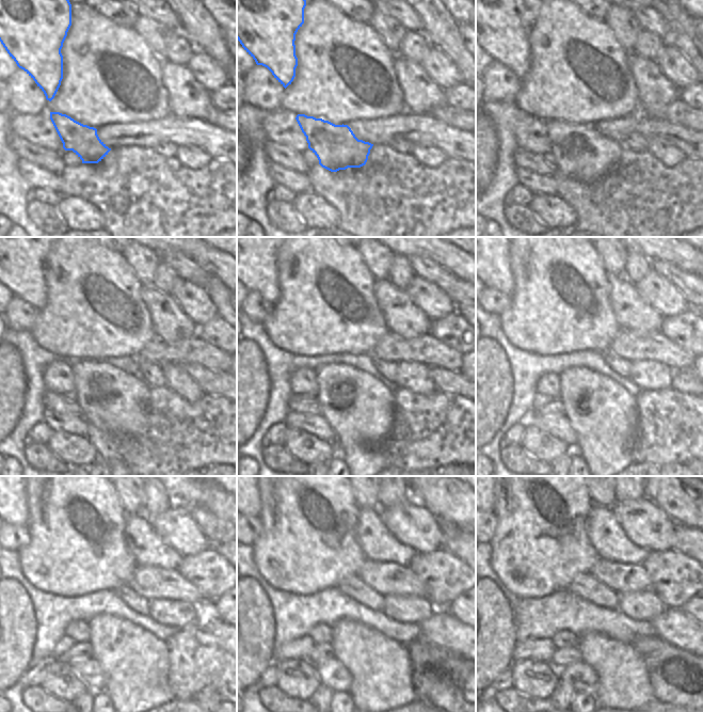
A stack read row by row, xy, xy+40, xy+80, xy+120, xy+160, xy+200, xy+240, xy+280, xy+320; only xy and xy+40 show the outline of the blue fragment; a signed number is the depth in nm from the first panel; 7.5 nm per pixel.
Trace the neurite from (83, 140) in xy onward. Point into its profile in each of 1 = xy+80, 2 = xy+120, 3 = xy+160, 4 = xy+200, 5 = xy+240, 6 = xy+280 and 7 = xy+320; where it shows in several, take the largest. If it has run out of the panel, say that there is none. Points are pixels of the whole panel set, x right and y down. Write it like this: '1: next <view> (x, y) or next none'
1: next xy+80 (581, 154)
2: next xy+120 (111, 399)
3: next xy+160 (360, 409)
4: next xy+200 (603, 414)
5: next xy+240 (136, 662)
6: next xy+280 (381, 669)
7: next xy+320 (624, 683)

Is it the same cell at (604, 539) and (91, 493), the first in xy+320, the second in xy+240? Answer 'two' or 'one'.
two

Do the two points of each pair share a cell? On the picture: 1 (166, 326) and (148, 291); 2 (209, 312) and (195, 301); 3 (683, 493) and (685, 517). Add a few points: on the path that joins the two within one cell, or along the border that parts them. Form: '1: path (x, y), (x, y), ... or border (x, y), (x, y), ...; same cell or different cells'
1: path (166, 317), (155, 300); same cell
2: path (206, 311), (198, 304); same cell
3: path (685, 499), (685, 511); same cell

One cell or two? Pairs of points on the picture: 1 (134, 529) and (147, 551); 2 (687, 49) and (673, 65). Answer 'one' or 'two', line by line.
1: one
2: two

